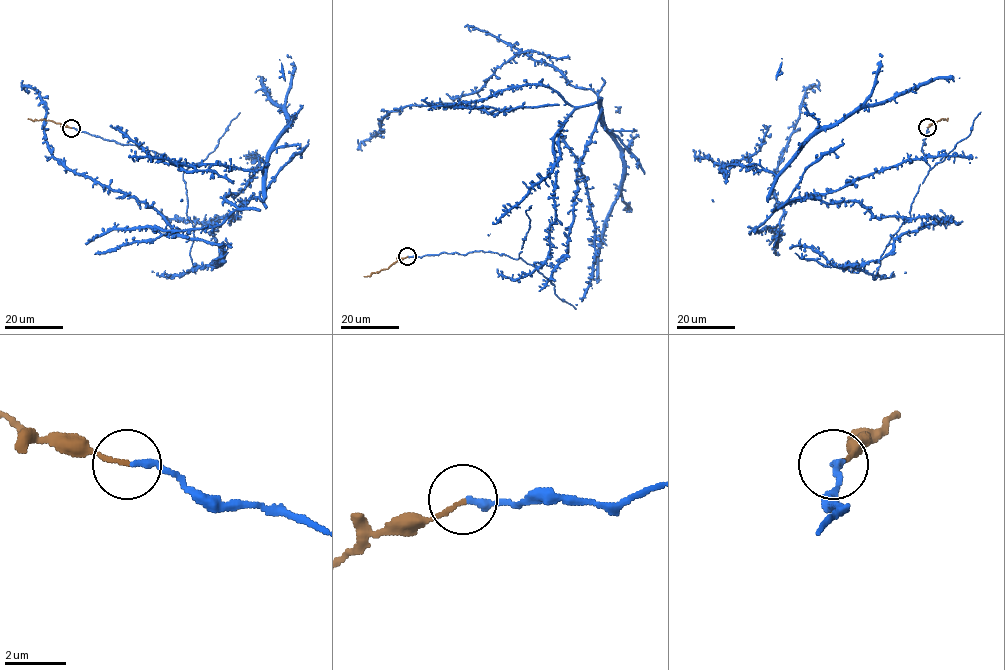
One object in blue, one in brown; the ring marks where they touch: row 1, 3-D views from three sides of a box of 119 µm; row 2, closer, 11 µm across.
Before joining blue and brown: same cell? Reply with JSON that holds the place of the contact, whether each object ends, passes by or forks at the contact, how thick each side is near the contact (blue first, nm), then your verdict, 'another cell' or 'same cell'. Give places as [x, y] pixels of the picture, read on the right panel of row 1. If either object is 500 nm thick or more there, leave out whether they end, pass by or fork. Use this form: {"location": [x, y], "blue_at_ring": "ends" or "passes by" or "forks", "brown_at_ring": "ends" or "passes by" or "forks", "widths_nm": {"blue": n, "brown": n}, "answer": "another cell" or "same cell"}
{"location": [927, 127], "blue_at_ring": "ends", "brown_at_ring": "ends", "widths_nm": {"blue": 220, "brown": 120}, "answer": "same cell"}

